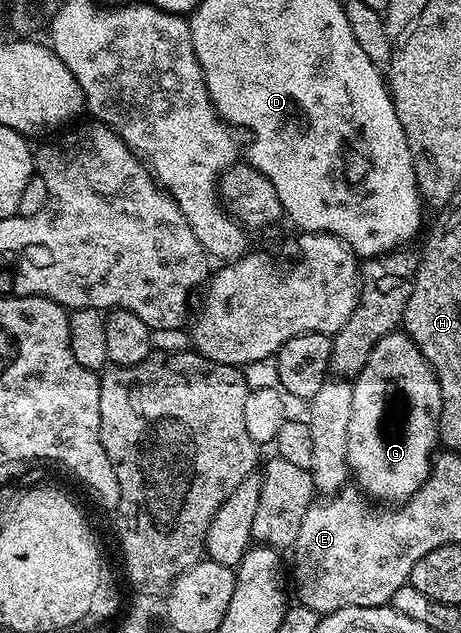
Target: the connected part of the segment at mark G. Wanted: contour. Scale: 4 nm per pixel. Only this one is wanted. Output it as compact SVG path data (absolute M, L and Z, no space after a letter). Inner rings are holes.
M395 332L384 336L376 348L372 348L368 364L364 364L352 385L352 416L348 416L348 464L353 481L358 481L357 489L367 499L379 498L382 502L388 502L384 504L406 502L429 480L434 446L439 445L438 421L442 397L438 377L416 343L405 332Z

